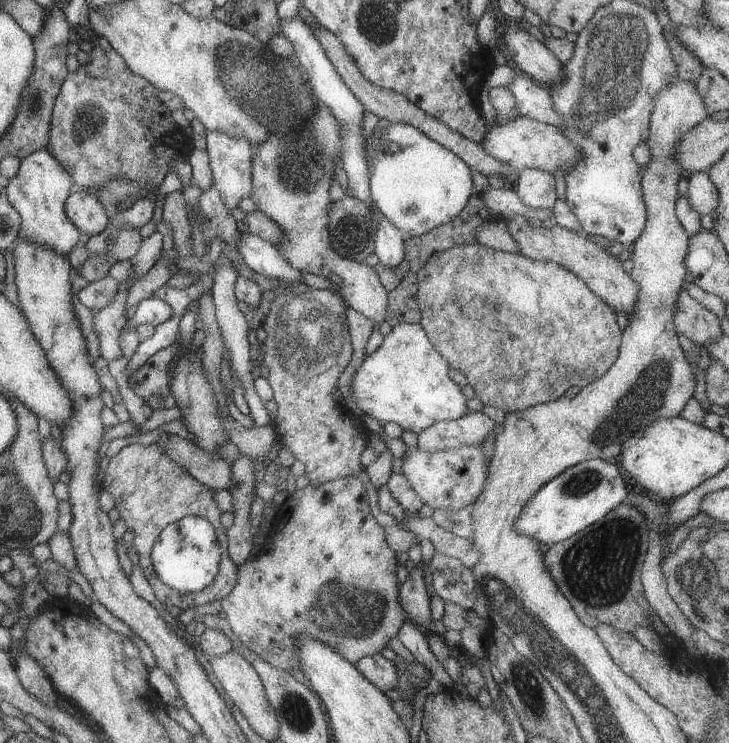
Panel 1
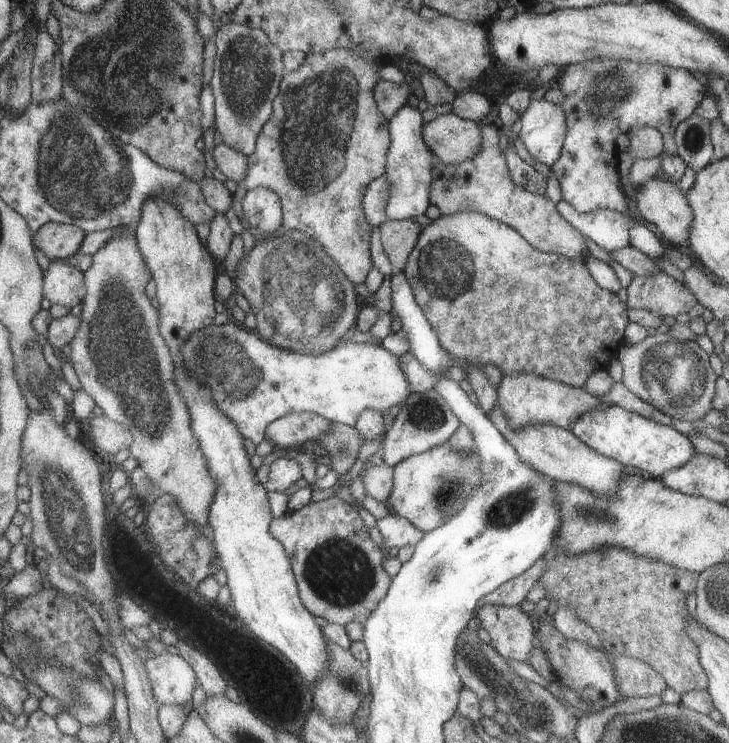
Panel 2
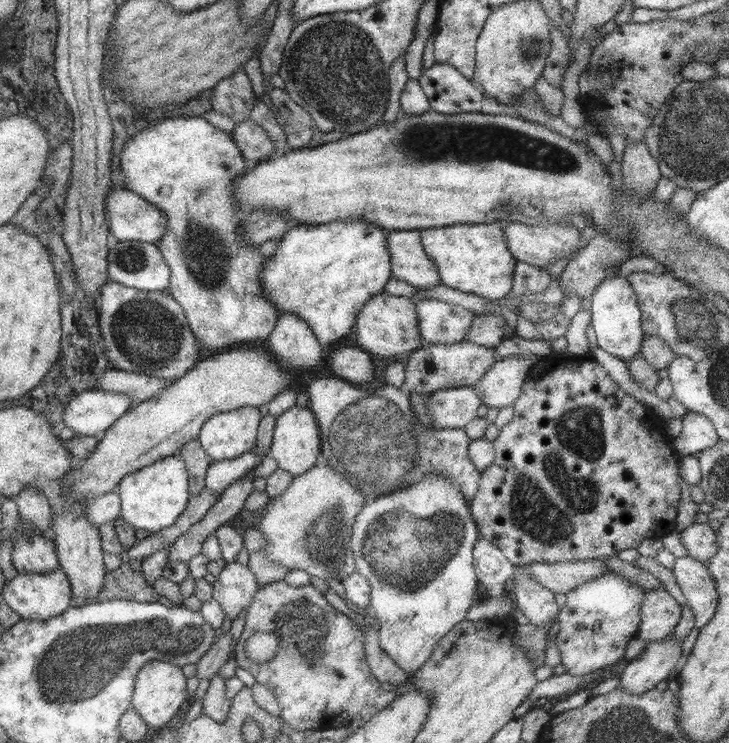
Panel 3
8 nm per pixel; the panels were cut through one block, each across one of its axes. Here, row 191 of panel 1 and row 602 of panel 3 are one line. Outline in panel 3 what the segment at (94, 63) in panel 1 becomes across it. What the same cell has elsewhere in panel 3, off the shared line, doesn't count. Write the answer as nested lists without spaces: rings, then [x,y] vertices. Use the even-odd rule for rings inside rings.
[[[122,562],[116,570],[106,571],[103,589],[94,600],[101,602],[111,599],[136,600],[141,603],[157,602],[159,595],[143,579],[140,570],[133,570],[129,562]]]

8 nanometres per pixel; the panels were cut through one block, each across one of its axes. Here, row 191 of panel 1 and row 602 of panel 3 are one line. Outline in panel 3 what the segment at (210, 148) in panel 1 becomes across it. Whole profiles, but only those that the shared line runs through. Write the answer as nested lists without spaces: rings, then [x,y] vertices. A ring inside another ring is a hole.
[[[236,561],[225,563],[223,569],[214,578],[212,586],[212,598],[219,602],[219,606],[224,616],[233,621],[242,608],[245,608],[253,598],[255,591],[259,585],[256,583],[255,576],[251,574],[251,570],[245,565],[241,565]]]

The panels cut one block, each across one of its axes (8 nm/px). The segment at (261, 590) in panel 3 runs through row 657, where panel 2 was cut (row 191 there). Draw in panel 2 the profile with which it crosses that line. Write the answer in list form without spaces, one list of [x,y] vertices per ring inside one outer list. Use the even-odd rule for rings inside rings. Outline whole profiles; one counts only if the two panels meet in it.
[[[344,48],[331,49],[323,51],[317,54],[305,55],[305,60],[301,62],[301,66],[295,71],[287,72],[282,74],[278,86],[277,96],[272,100],[272,112],[269,116],[269,120],[265,122],[263,128],[257,134],[257,140],[255,142],[255,148],[253,152],[246,157],[247,172],[245,172],[245,178],[241,182],[236,182],[236,189],[232,194],[232,208],[234,209],[235,215],[238,217],[242,227],[248,229],[256,242],[263,240],[263,238],[269,238],[273,234],[265,234],[264,232],[258,231],[248,224],[245,214],[242,210],[242,200],[245,194],[249,192],[250,188],[263,187],[271,192],[275,192],[279,197],[281,205],[282,220],[279,224],[279,231],[287,231],[290,229],[299,230],[318,240],[319,244],[323,246],[325,252],[331,256],[335,261],[335,264],[343,271],[343,274],[352,282],[352,284],[363,284],[365,282],[365,275],[371,270],[371,258],[369,257],[369,237],[371,234],[371,226],[367,220],[365,220],[365,214],[363,214],[363,208],[361,208],[361,199],[363,193],[369,183],[379,176],[384,176],[386,154],[389,150],[390,136],[388,132],[388,120],[377,110],[373,94],[373,86],[377,84],[379,80],[378,66],[381,65],[379,60],[373,58],[373,54],[369,52],[351,52],[351,50],[345,50]]]

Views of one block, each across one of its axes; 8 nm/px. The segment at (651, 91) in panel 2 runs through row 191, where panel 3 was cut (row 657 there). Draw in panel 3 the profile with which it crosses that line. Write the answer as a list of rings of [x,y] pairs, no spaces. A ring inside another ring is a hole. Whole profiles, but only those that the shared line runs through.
[[[605,572],[564,594],[565,606],[556,617],[559,629],[554,640],[565,673],[581,676],[592,670],[618,668],[623,664],[625,646],[637,636],[643,593],[637,584],[631,584],[625,576]]]

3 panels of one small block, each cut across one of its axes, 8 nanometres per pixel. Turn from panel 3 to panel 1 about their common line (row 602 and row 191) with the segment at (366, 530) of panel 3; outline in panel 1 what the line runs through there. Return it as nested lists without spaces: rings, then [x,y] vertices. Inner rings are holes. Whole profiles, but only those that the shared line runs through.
[[[391,123],[383,129],[380,144],[375,151],[373,171],[368,176],[372,204],[405,236],[418,237],[449,222],[460,213],[473,194],[473,180],[467,164],[411,125]],[[387,142],[397,144],[397,151],[384,152]],[[377,153],[381,154],[381,158],[377,157]]]

